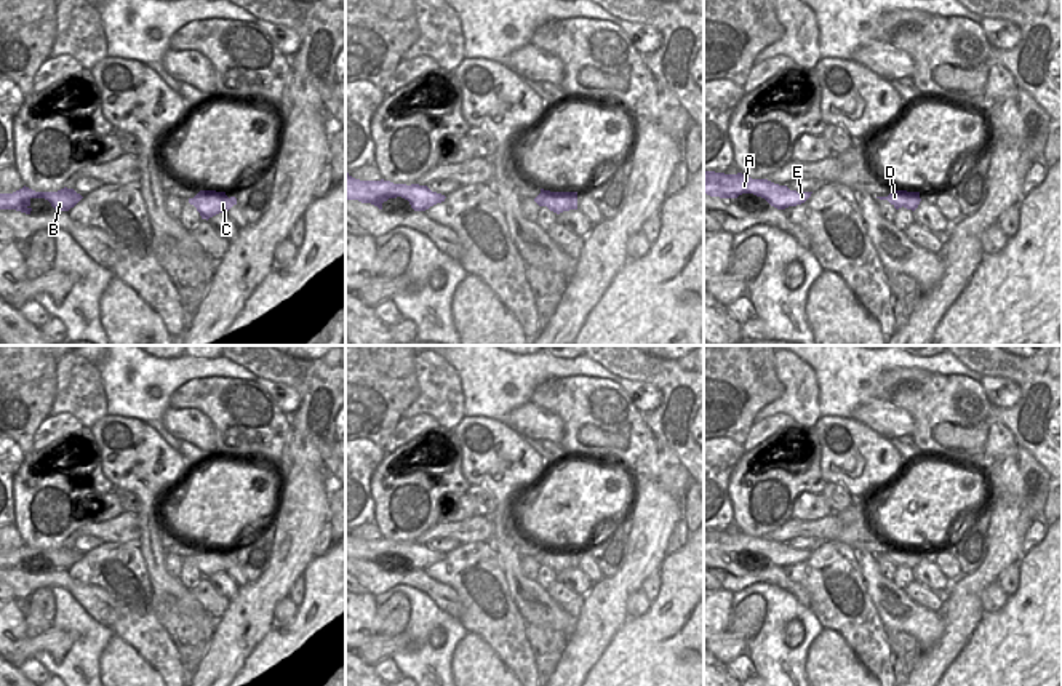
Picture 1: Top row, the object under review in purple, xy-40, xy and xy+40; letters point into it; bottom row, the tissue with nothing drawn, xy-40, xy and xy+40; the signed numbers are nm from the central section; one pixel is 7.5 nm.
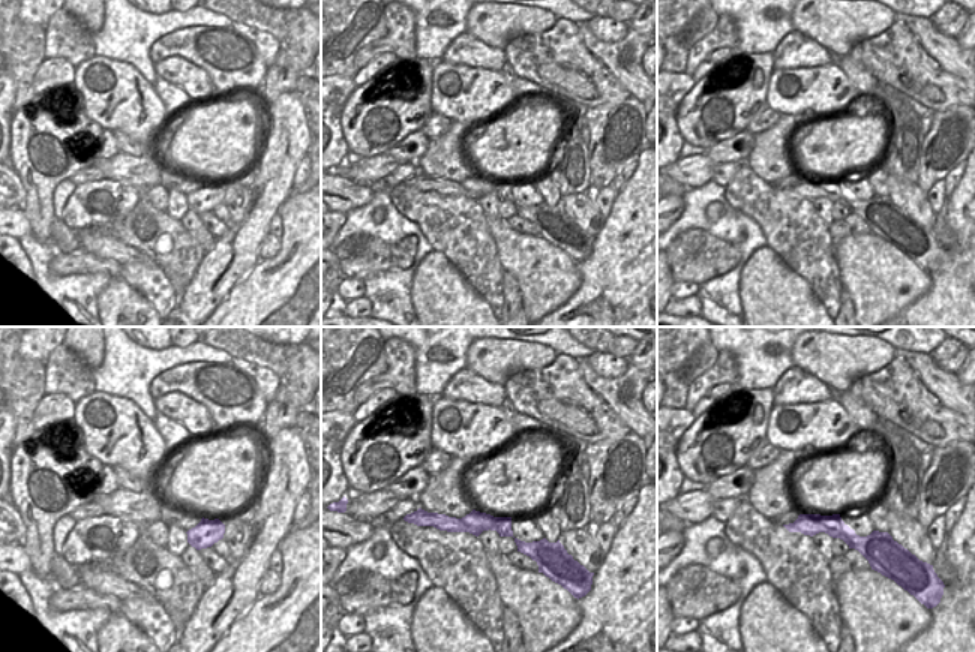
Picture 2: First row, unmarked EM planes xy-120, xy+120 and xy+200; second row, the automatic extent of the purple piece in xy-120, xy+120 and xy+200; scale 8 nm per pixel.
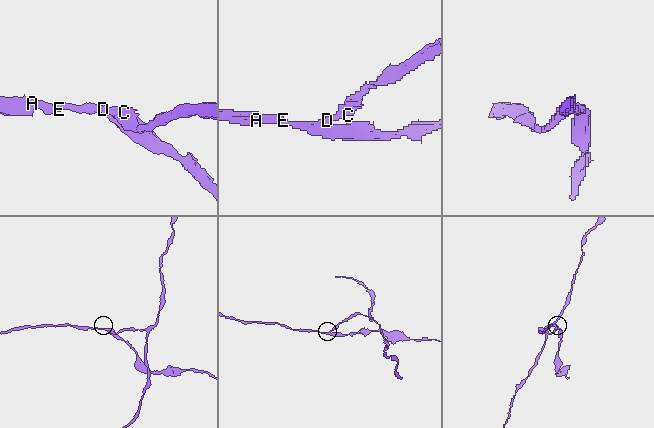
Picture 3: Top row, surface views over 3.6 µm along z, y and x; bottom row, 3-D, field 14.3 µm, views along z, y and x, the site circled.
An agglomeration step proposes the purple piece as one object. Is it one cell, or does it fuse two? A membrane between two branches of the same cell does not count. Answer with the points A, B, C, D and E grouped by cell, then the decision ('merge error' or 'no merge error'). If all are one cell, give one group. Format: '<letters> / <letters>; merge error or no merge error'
A B D E / C; merge error

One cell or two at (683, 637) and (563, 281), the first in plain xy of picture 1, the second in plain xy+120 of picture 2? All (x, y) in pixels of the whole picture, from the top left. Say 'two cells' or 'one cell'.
two cells

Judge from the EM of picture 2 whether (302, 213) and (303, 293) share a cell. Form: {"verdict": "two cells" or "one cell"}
{"verdict": "one cell"}

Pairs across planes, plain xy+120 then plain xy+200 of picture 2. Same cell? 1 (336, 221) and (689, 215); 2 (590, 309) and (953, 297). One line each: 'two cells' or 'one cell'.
1: two cells
2: one cell

